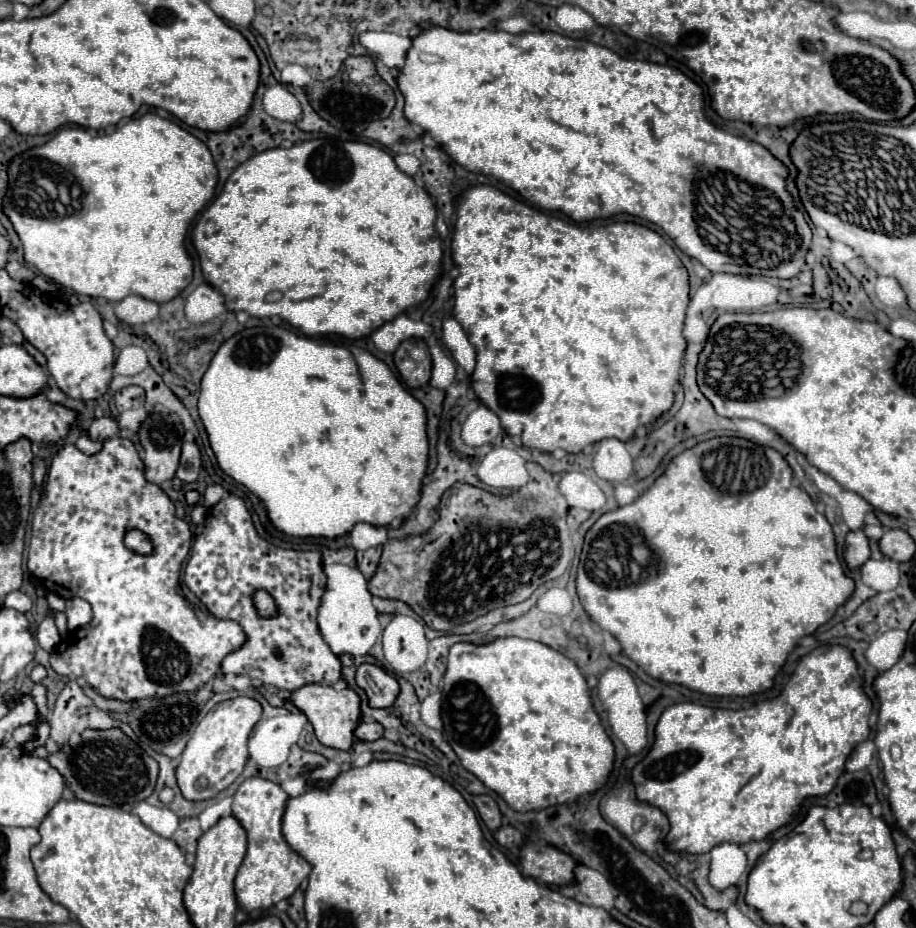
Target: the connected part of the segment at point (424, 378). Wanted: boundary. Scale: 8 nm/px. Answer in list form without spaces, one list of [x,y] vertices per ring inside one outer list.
[[[407,339],[403,341],[395,355],[395,367],[405,381],[407,387],[427,385],[431,379],[431,355],[427,343],[423,339]]]

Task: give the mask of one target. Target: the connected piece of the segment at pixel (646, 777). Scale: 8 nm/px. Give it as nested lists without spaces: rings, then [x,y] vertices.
[[[821,645],[817,649],[813,649],[811,653],[803,655],[793,671],[793,675],[789,677],[789,681],[785,683],[783,691],[775,697],[775,699],[767,699],[767,701],[759,701],[754,703],[749,709],[713,709],[713,707],[705,707],[699,703],[675,703],[671,707],[667,707],[657,725],[655,725],[655,743],[649,749],[649,753],[633,767],[631,771],[631,779],[635,785],[635,795],[639,801],[651,803],[655,807],[659,807],[667,819],[669,819],[669,833],[663,839],[665,847],[669,851],[675,853],[709,853],[715,845],[719,843],[749,843],[749,841],[761,841],[765,837],[769,837],[769,833],[773,833],[775,829],[779,829],[781,825],[789,823],[793,819],[793,815],[799,811],[799,805],[805,797],[811,795],[827,795],[831,793],[831,789],[837,783],[837,777],[843,773],[845,761],[849,759],[853,747],[861,741],[865,741],[869,737],[869,713],[871,713],[871,701],[867,699],[867,695],[861,689],[861,677],[857,673],[857,663],[853,661],[851,653],[841,647],[841,645]]]

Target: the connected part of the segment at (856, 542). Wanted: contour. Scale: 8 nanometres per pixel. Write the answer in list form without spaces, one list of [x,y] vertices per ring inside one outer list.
[[[851,531],[845,539],[843,559],[849,569],[861,567],[869,559],[869,541],[863,531]]]

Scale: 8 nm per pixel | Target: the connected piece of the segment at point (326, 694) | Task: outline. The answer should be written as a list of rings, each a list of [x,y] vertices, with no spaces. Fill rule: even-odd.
[[[305,685],[303,689],[291,695],[291,701],[295,703],[295,707],[299,707],[307,715],[307,719],[311,721],[315,729],[317,739],[323,745],[343,749],[343,751],[351,749],[353,731],[359,725],[359,717],[361,717],[361,697],[353,689],[335,691],[329,685]]]

